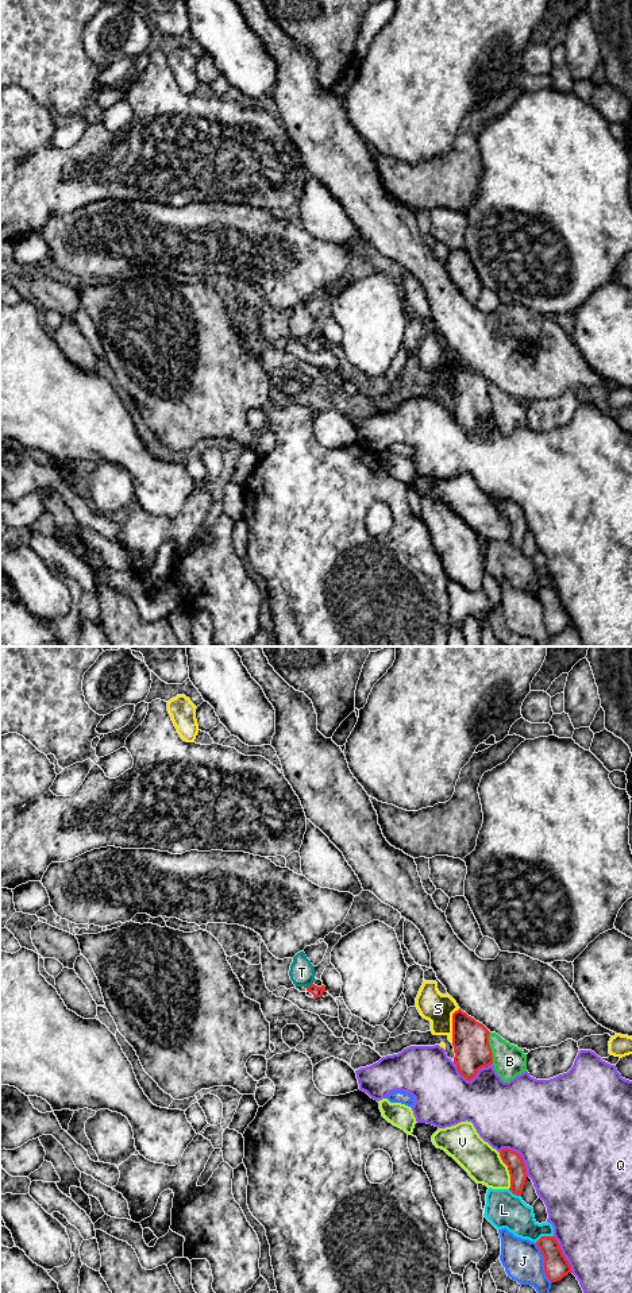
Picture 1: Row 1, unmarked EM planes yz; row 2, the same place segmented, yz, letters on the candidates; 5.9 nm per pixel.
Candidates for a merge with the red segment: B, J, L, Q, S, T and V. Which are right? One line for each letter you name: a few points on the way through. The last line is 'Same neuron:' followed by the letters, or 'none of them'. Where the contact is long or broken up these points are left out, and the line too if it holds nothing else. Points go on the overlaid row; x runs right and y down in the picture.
Same neuron: none of them

